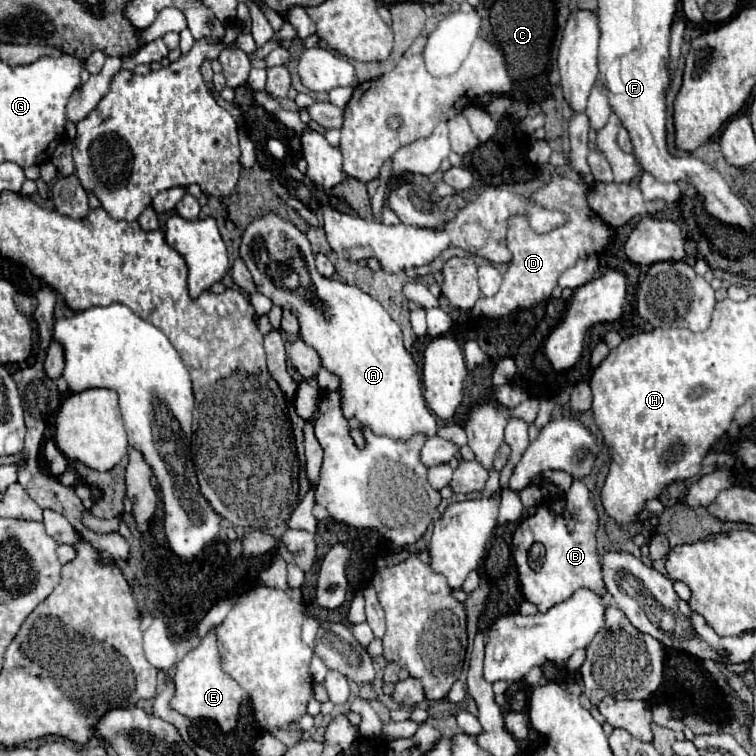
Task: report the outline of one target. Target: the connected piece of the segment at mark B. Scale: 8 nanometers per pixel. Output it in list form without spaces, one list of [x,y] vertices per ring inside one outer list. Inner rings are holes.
[[[573,481],[571,489],[567,491],[569,507],[577,515],[577,525],[573,533],[565,527],[565,517],[555,517],[547,509],[547,505],[541,505],[537,513],[529,519],[525,519],[517,531],[513,533],[513,557],[519,571],[521,591],[527,601],[535,603],[541,613],[547,613],[553,605],[569,599],[577,589],[589,589],[597,593],[599,597],[605,597],[607,591],[603,587],[601,579],[601,565],[597,555],[597,543],[595,543],[595,531],[597,531],[597,509],[591,499],[589,489],[581,481]],[[533,543],[543,543],[547,549],[543,567],[539,571],[533,571],[527,565],[527,553]]]

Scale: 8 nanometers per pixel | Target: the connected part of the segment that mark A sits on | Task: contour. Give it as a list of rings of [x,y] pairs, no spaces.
[[[265,213],[257,217],[253,223],[247,225],[243,233],[239,255],[251,271],[257,291],[269,297],[273,305],[289,309],[299,319],[299,335],[303,337],[303,341],[319,353],[325,369],[339,375],[339,389],[343,393],[341,409],[347,419],[355,417],[361,425],[369,425],[373,433],[381,433],[393,439],[409,439],[415,433],[425,433],[427,437],[433,437],[437,433],[437,419],[431,411],[427,411],[421,389],[421,375],[417,373],[413,357],[403,347],[399,325],[391,319],[387,309],[369,293],[361,291],[355,285],[339,283],[331,277],[323,277],[321,273],[317,273],[315,255],[309,239],[289,219],[277,213]]]

